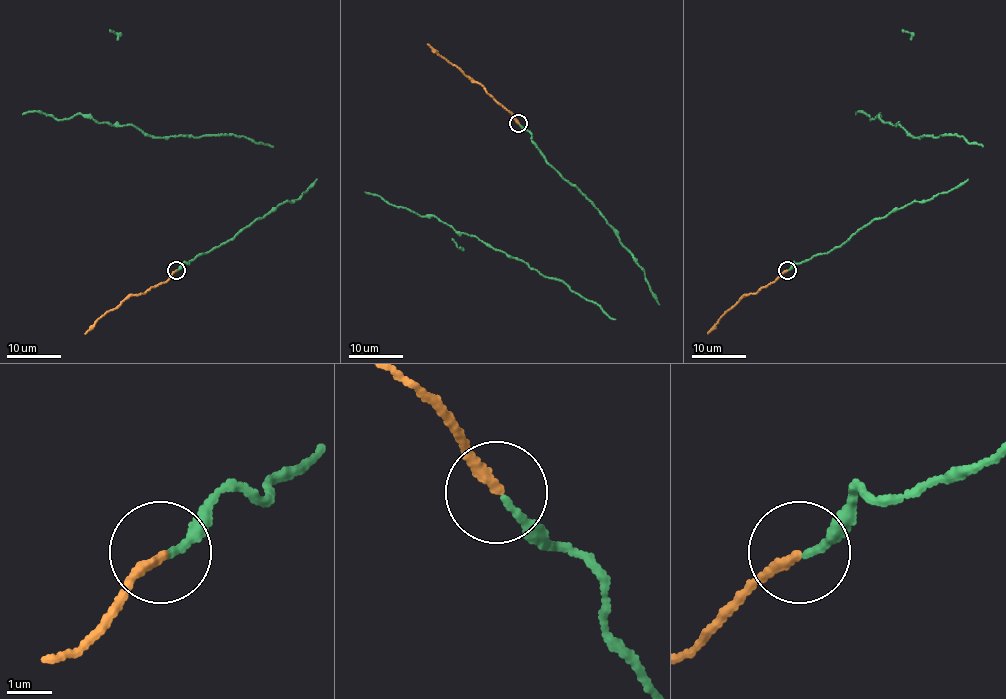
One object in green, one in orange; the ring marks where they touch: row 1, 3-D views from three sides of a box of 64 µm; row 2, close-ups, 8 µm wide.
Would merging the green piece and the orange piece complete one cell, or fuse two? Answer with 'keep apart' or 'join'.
join

